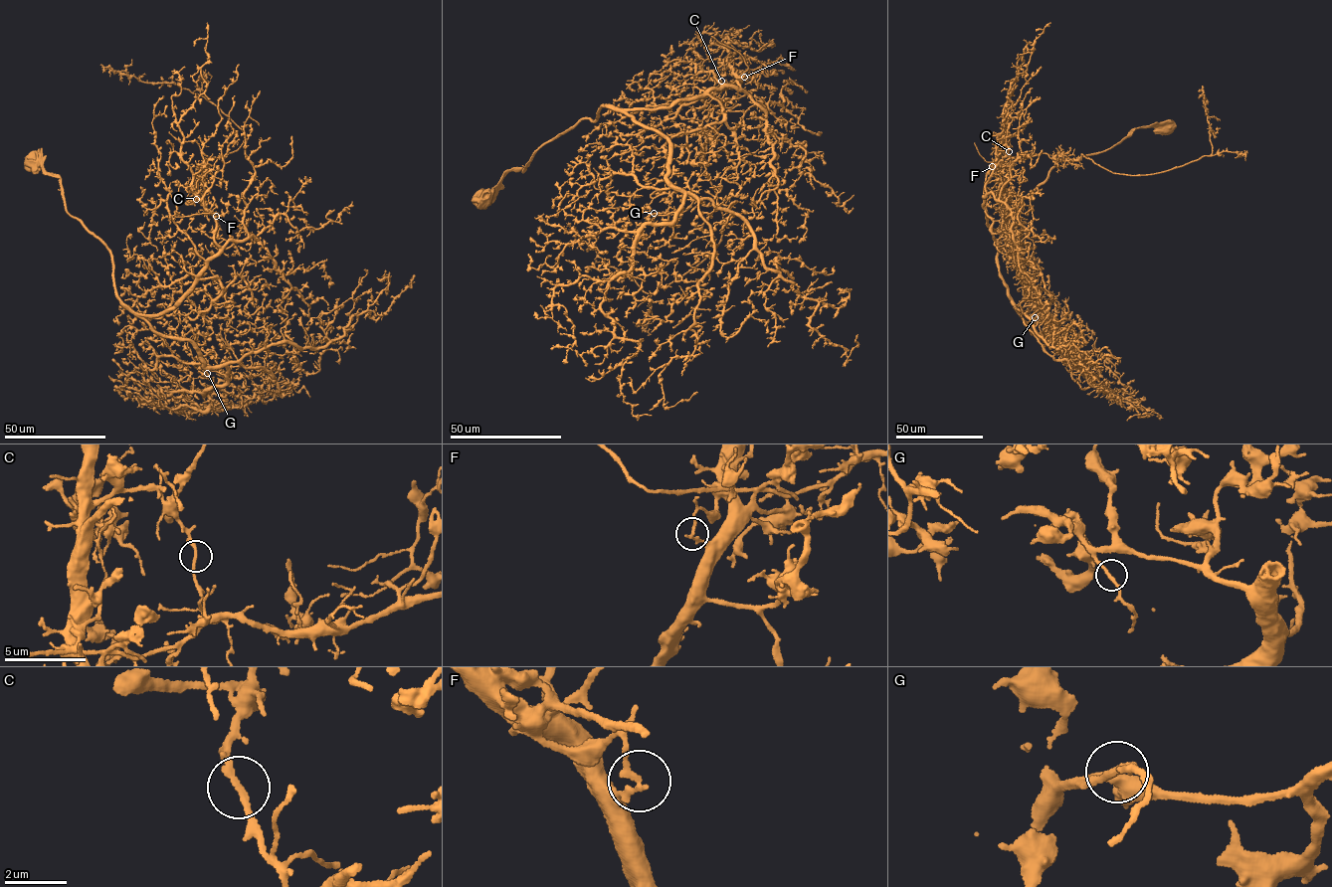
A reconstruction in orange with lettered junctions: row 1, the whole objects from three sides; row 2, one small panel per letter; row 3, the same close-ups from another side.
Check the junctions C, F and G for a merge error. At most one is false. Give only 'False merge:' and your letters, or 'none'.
False merge: F

